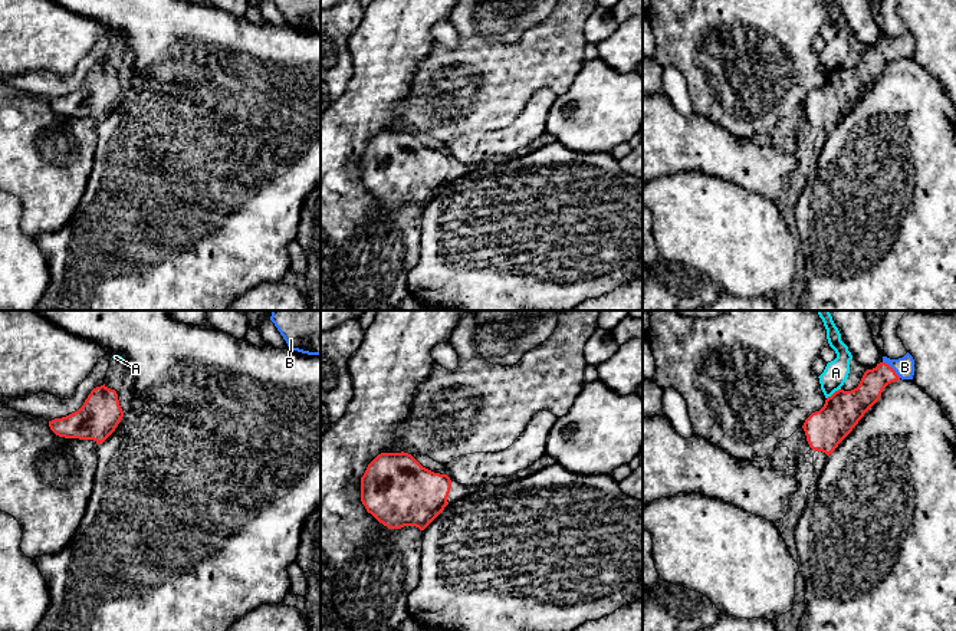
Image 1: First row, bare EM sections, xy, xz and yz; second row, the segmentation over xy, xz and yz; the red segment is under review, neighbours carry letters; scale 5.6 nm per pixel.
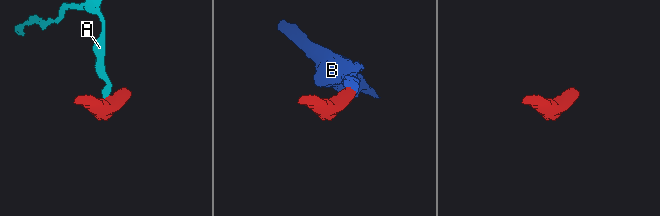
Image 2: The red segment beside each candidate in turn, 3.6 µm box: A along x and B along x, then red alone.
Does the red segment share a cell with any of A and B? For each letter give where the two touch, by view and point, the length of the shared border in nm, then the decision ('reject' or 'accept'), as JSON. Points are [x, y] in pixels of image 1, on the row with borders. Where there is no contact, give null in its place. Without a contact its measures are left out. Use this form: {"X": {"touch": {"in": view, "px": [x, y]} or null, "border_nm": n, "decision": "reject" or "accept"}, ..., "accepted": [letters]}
{"A": {"touch": {"in": "yz", "px": [834, 393]}, "border_nm": 100, "decision": "reject"}, "B": {"touch": {"in": "yz", "px": [892, 368]}, "border_nm": 140, "decision": "accept"}, "accepted": ["B"]}

